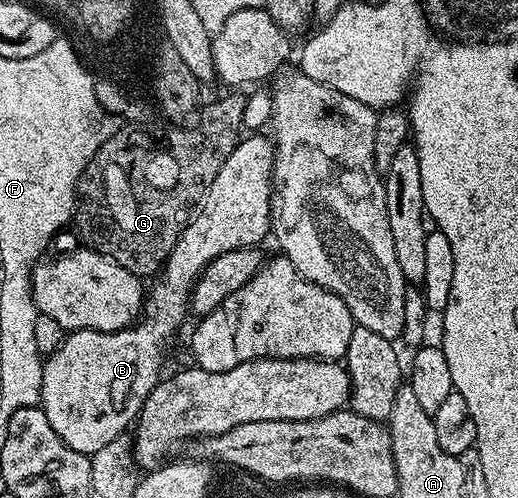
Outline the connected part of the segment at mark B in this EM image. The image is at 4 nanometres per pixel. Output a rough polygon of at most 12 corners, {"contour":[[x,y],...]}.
{"contour":[[239,139],[118,332],[69,333],[40,407],[91,457],[137,421],[200,273],[268,236],[274,146]]}

